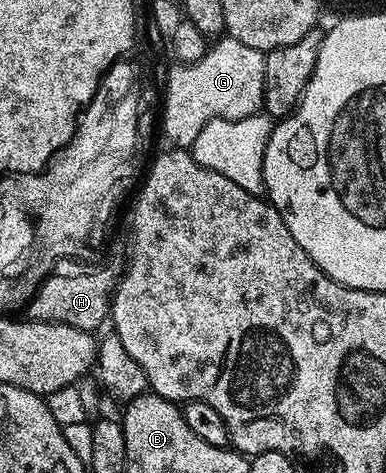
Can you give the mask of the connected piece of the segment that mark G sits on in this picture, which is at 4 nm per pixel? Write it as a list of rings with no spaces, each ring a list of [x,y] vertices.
[[[231,37],[219,38],[196,62],[175,62],[166,77],[162,127],[180,149],[191,148],[194,138],[212,119],[242,120],[257,114],[264,104],[265,52]]]

